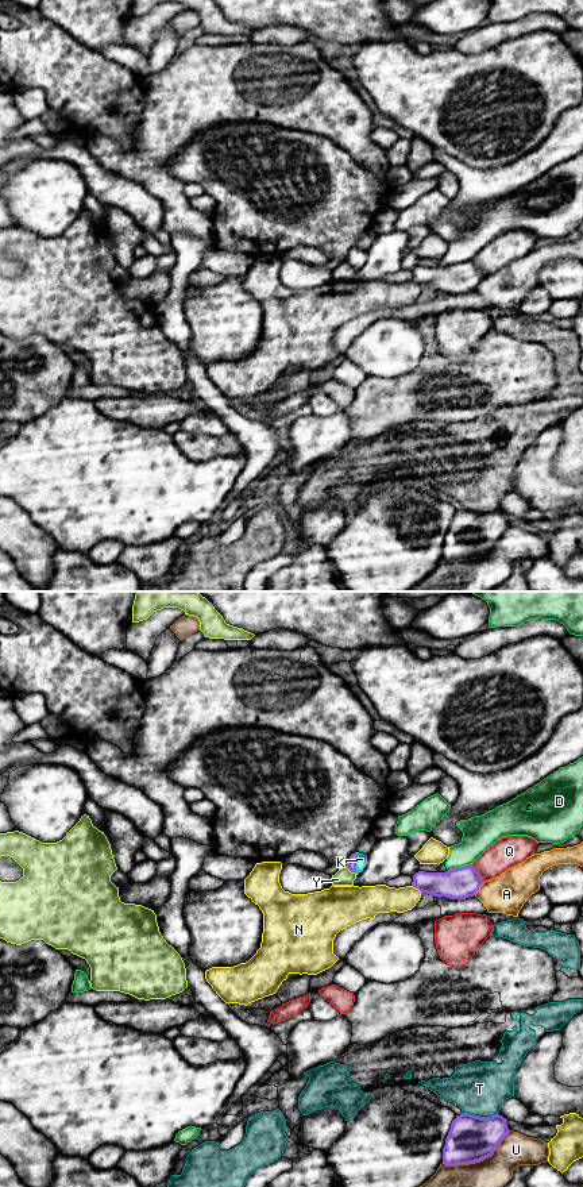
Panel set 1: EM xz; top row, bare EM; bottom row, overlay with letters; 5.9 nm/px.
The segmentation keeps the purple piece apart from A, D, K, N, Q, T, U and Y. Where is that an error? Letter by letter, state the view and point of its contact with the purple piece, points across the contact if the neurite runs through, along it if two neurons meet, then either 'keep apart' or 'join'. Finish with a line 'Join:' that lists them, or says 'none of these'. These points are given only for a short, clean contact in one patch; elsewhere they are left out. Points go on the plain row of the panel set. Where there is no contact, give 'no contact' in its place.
A: contact xz (478, 284); keep apart
D: contact xz (460, 262); keep apart
K: contact xz (356, 257); way xz (351, 259), (356, 257), (362, 254); join
N: contact xz (417, 282); keep apart
Q: contact xz (478, 268); keep apart
T: contact xz (479, 512); keep apart
U: contact xz (478, 555); keep apart
Y: contact xz (351, 266); keep apart
Join: K

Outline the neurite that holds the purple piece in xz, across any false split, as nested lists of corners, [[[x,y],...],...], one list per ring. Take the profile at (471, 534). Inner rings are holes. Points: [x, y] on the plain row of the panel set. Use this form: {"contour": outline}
{"contour": [[[463,508],[456,510],[443,543],[443,558],[470,559],[491,551],[509,528],[506,516],[499,509],[489,513]]]}

